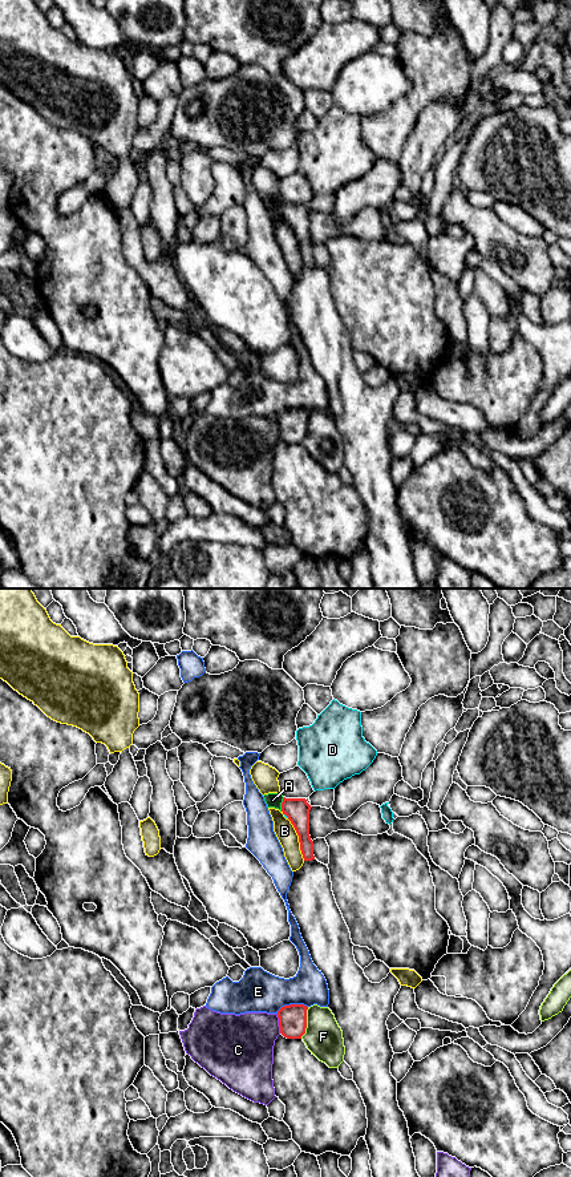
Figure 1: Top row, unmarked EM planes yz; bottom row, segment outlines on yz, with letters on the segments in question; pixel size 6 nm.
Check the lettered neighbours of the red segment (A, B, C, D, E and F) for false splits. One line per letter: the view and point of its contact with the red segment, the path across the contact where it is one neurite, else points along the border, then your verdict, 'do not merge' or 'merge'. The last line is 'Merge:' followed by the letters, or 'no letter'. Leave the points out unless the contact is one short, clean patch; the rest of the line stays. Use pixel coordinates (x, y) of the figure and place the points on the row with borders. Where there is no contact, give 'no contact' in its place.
A: meets red in yz at (282, 804); border along yz (284, 797), (280, 811); do not merge
B: meets red in yz at (299, 840); do not merge
C: meets red in yz at (279, 1023); do not merge
D: meets red in yz at (287, 816); do not merge
E: meets red in yz at (291, 1004); do not merge
F: meets red in yz at (306, 1023); do not merge
Merge: no letter

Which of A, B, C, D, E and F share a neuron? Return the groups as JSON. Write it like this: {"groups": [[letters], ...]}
{"groups": [["A"], ["B"], ["C"], ["D"], ["E"], ["F"]]}

